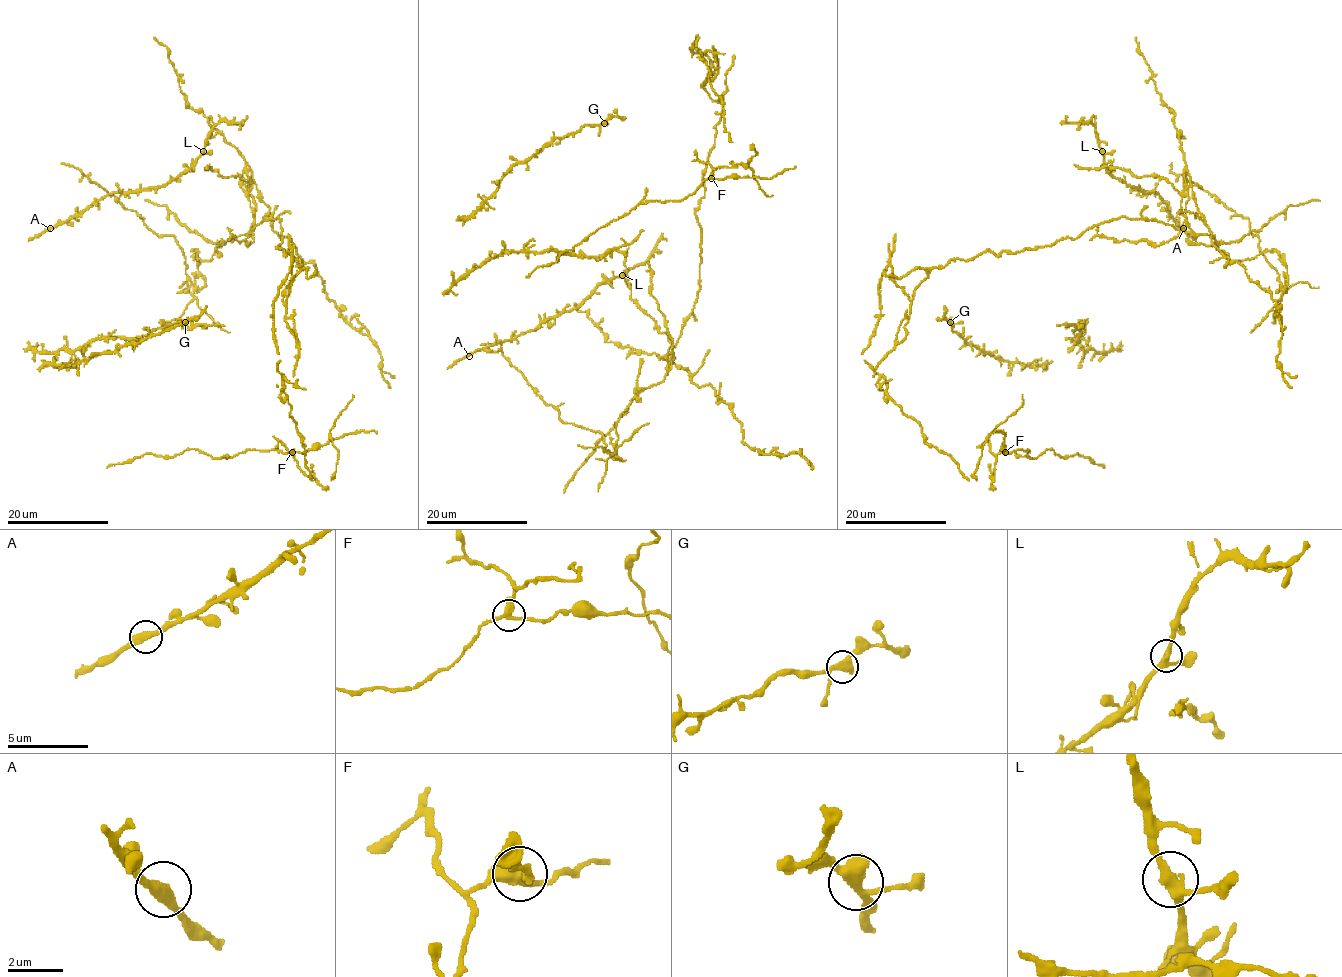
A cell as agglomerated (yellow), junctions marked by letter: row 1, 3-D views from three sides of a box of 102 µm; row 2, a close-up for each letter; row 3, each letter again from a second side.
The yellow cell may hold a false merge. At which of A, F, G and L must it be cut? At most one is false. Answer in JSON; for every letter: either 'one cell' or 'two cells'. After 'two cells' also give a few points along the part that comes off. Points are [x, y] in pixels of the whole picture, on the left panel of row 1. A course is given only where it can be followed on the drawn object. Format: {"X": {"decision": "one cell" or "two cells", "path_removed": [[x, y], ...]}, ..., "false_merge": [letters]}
{"A": {"decision": "one cell"}, "F": {"decision": "two cells"}, "G": {"decision": "one cell"}, "L": {"decision": "one cell"}, "false_merge": ["F"]}

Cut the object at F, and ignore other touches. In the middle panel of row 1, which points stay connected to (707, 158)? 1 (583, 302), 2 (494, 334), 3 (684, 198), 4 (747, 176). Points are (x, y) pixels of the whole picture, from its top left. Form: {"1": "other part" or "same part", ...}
{"1": "other part", "2": "other part", "3": "other part", "4": "other part"}

